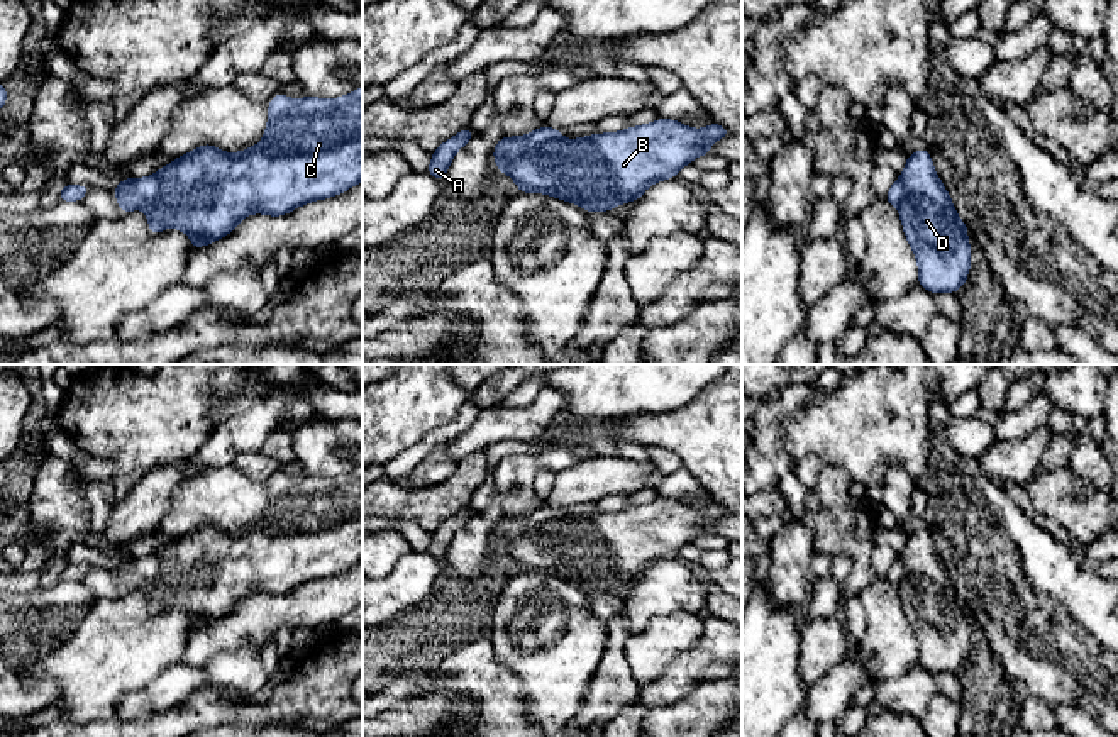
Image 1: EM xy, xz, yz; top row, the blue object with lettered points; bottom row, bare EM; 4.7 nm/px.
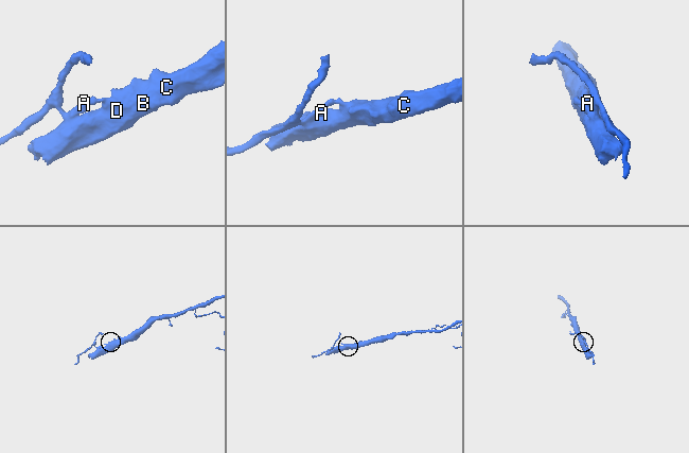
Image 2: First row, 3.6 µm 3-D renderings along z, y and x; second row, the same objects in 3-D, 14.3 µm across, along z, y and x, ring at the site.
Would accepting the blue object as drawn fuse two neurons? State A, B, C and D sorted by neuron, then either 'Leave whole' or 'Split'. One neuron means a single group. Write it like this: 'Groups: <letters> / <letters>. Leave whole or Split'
Groups: A B C D. Leave whole

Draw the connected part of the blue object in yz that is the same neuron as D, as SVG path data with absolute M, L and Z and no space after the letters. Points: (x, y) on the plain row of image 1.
M927 529L908 534L903 552L891 564L884 579L899 591L903 613L916 635L918 664L932 674L959 671L971 651L972 632L967 620L969 610L957 595L950 574L940 561Z

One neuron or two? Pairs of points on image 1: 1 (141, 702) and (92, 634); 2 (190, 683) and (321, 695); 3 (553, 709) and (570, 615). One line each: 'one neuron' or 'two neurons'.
1: two neurons
2: two neurons
3: one neuron

